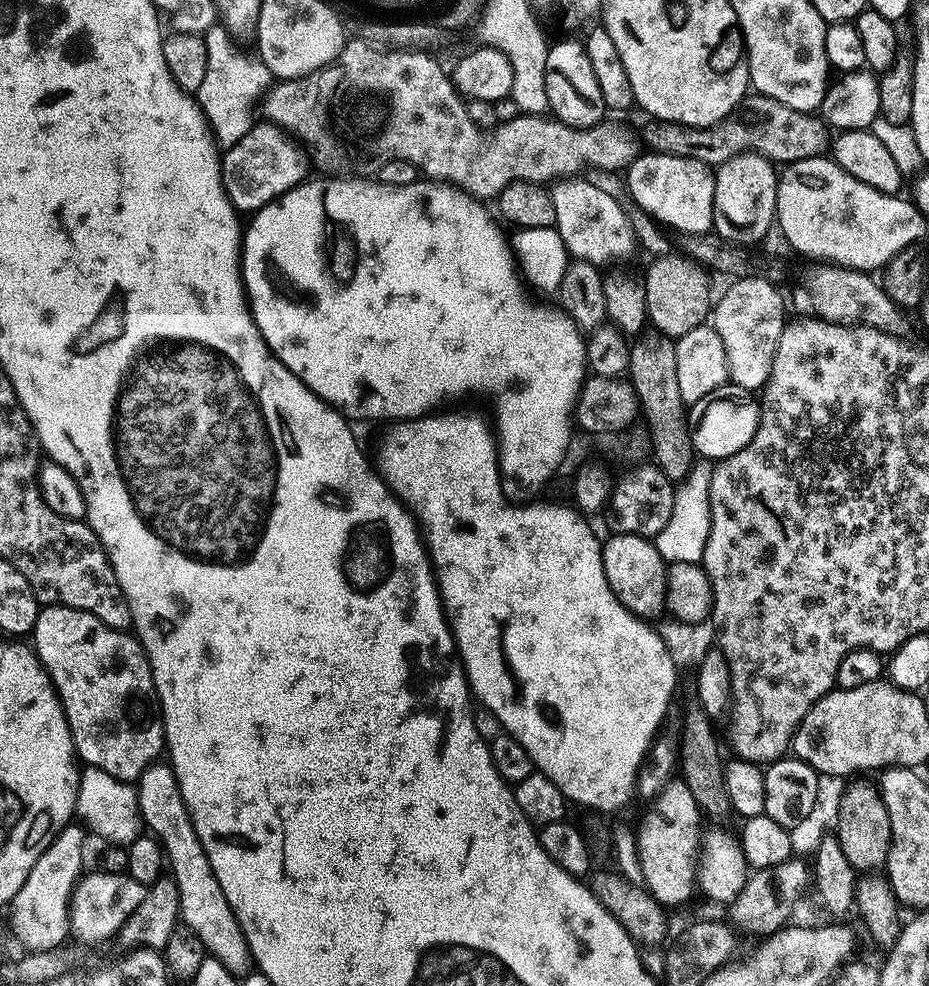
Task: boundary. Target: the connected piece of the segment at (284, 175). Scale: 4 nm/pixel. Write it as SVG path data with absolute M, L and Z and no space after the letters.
M270 122L253 123L248 133L234 146L230 146L220 161L220 185L224 194L237 213L255 214L259 208L264 208L271 200L276 200L284 192L289 192L305 179L304 162L296 150L295 143L288 142L289 137L281 129Z

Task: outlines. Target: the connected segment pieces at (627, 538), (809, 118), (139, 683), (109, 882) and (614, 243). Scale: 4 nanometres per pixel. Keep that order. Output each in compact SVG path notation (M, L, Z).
M625 532L609 535L603 541L600 553L602 566L606 574L606 582L610 590L635 616L653 618L665 609L664 607L664 578L666 562L661 558L655 543L649 537L635 536Z
M759 94L745 95L740 104L727 116L705 128L700 128L700 144L698 144L698 162L709 166L718 166L730 158L734 158L743 152L757 152L758 155L766 157L767 160L777 165L785 166L795 160L808 159L811 156L824 156L826 152L826 140L824 144L824 132L826 125L819 115L802 110L794 110L778 98L770 98Z
M61 604L41 607L36 616L36 624L31 630L30 640L40 660L40 666L47 673L56 697L60 700L72 735L75 755L81 761L84 759L85 765L104 770L116 779L135 781L144 768L155 761L166 748L164 715L160 712L152 667L148 664L148 655L140 641L131 631L111 628L98 622L94 614Z
M95 870L81 875L72 892L72 904L68 907L68 923L73 937L78 936L92 944L103 936L113 937L126 918L138 910L138 902L142 902L146 886L129 876L127 871L106 872Z
M565 178L557 180L551 185L552 201L554 202L554 225L556 233L562 238L569 257L572 260L585 260L590 264L605 266L616 264L624 260L632 251L637 251L638 241L636 232L632 229L629 213L624 213L624 208L604 188L591 184L585 178Z

